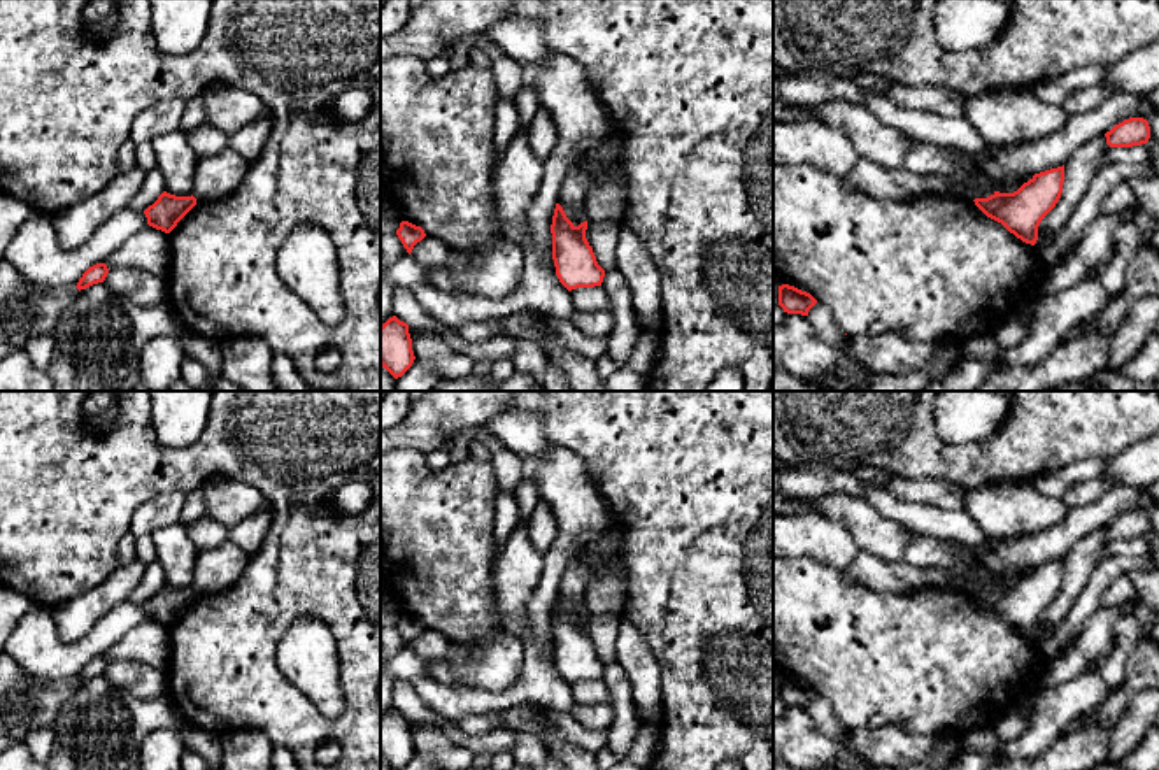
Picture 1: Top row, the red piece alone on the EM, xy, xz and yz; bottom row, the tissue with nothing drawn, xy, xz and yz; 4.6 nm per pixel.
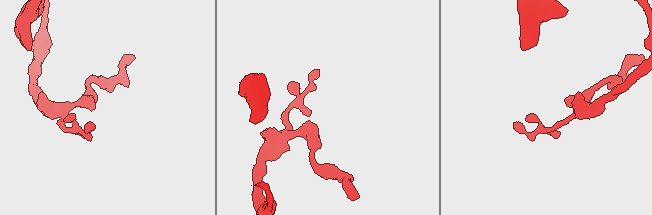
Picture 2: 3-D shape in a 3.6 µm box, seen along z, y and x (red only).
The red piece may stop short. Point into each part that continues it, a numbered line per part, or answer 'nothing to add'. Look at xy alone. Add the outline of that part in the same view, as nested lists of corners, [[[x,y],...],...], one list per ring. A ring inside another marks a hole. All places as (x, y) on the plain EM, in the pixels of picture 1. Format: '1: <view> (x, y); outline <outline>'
nothing to add

